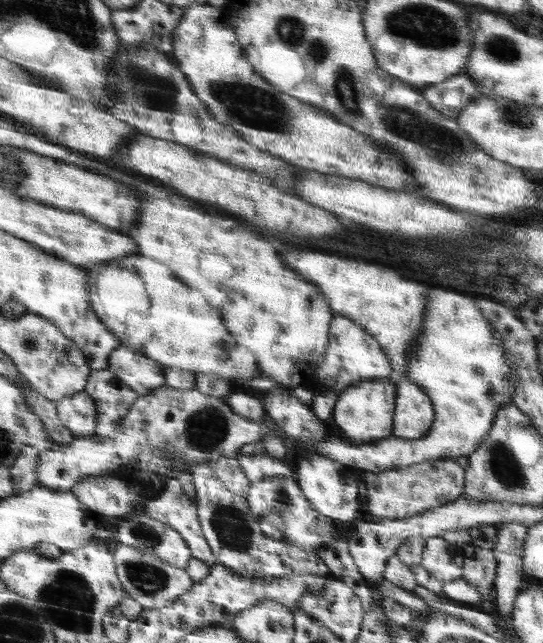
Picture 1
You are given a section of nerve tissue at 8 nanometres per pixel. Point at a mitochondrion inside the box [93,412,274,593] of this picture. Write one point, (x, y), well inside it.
(232, 530)

